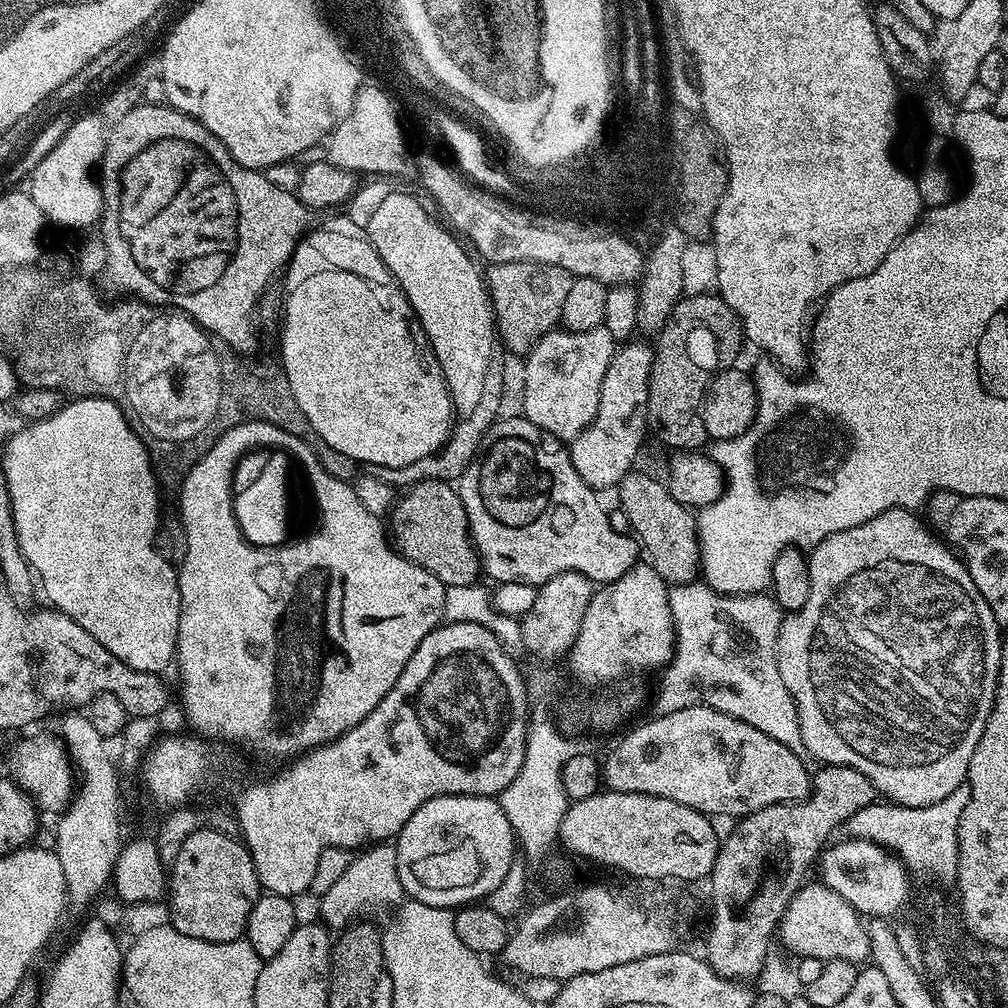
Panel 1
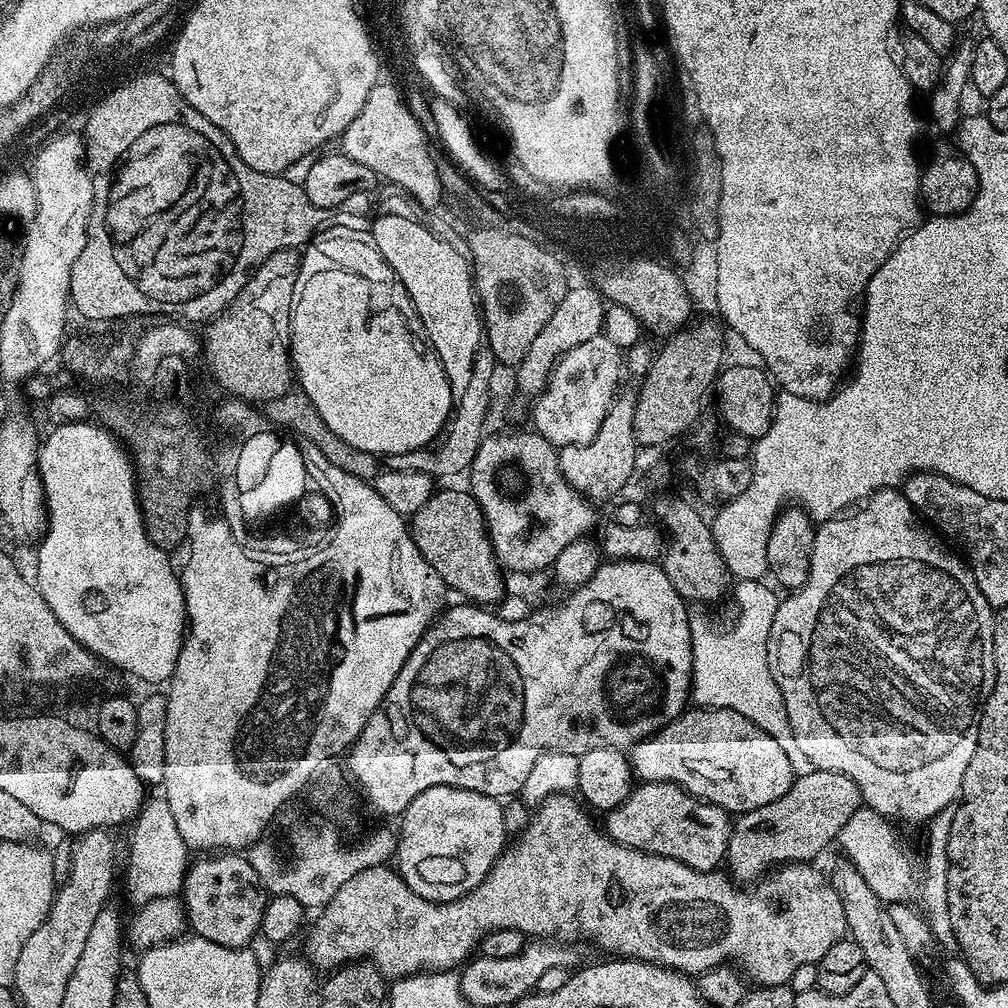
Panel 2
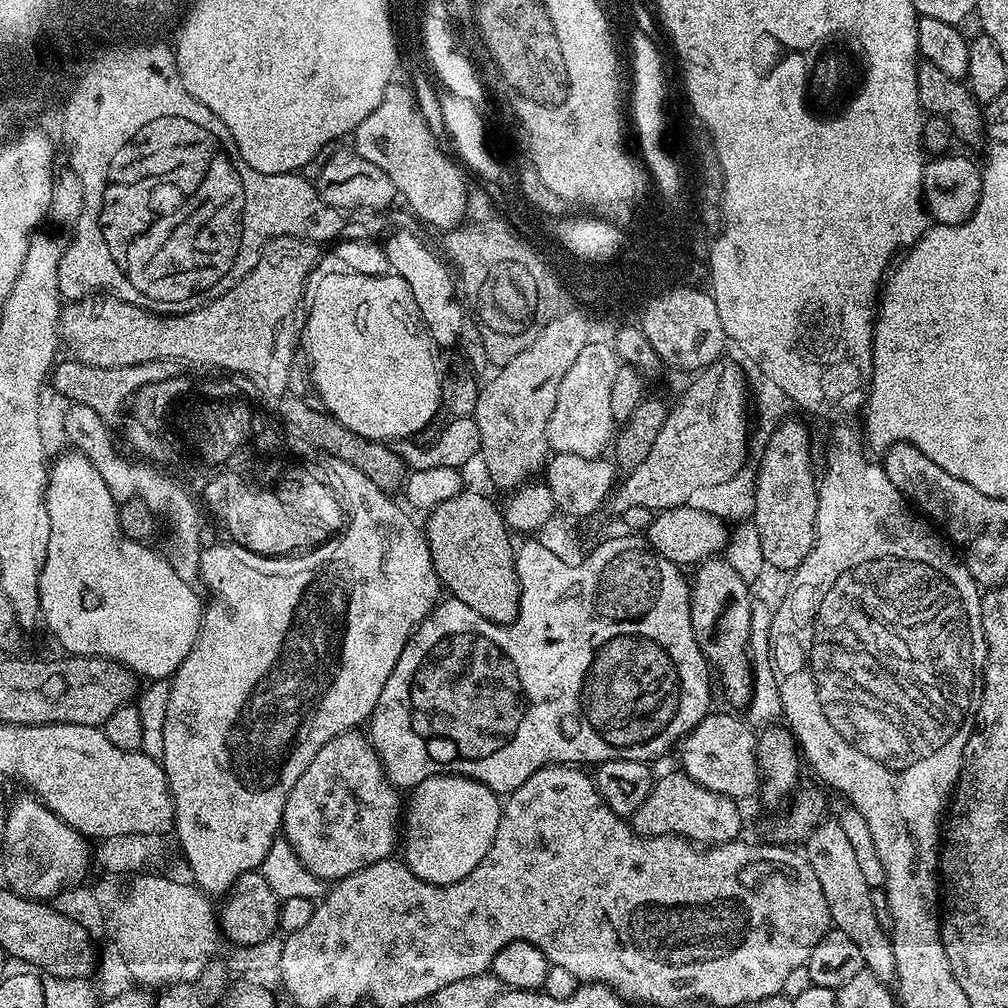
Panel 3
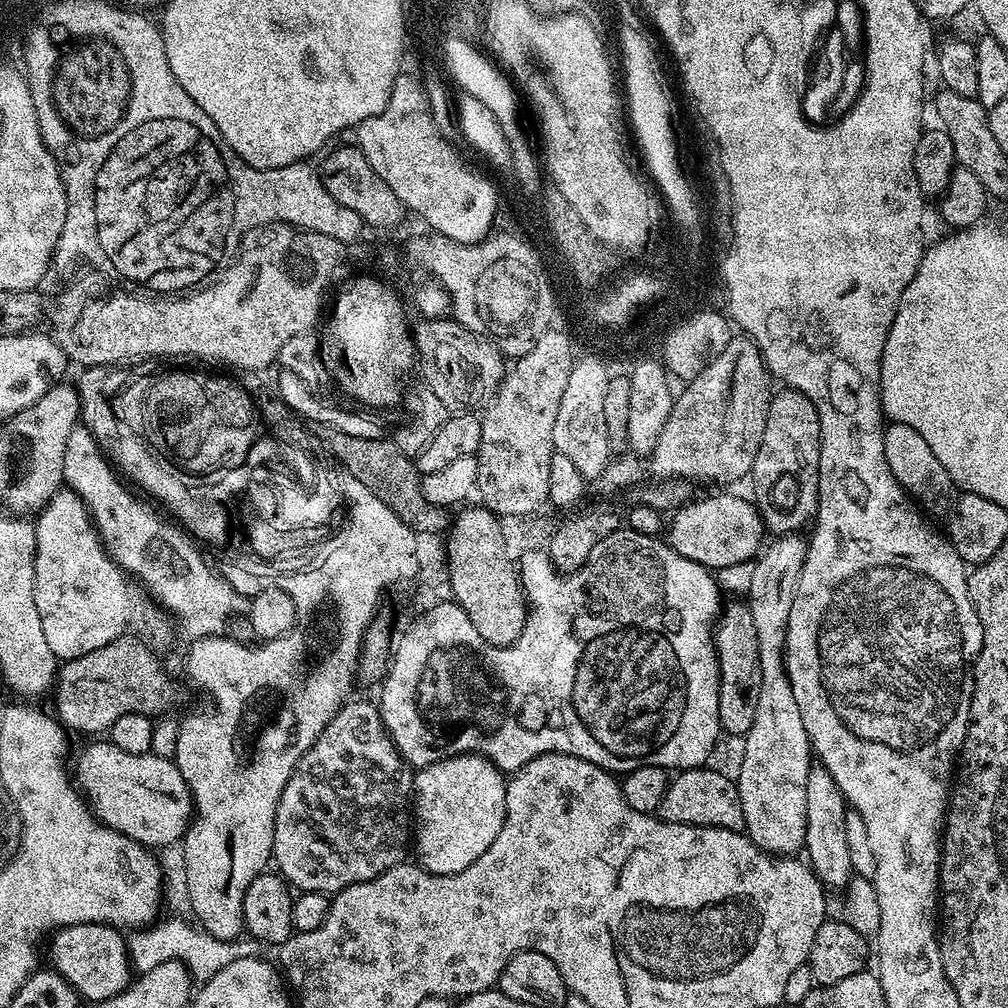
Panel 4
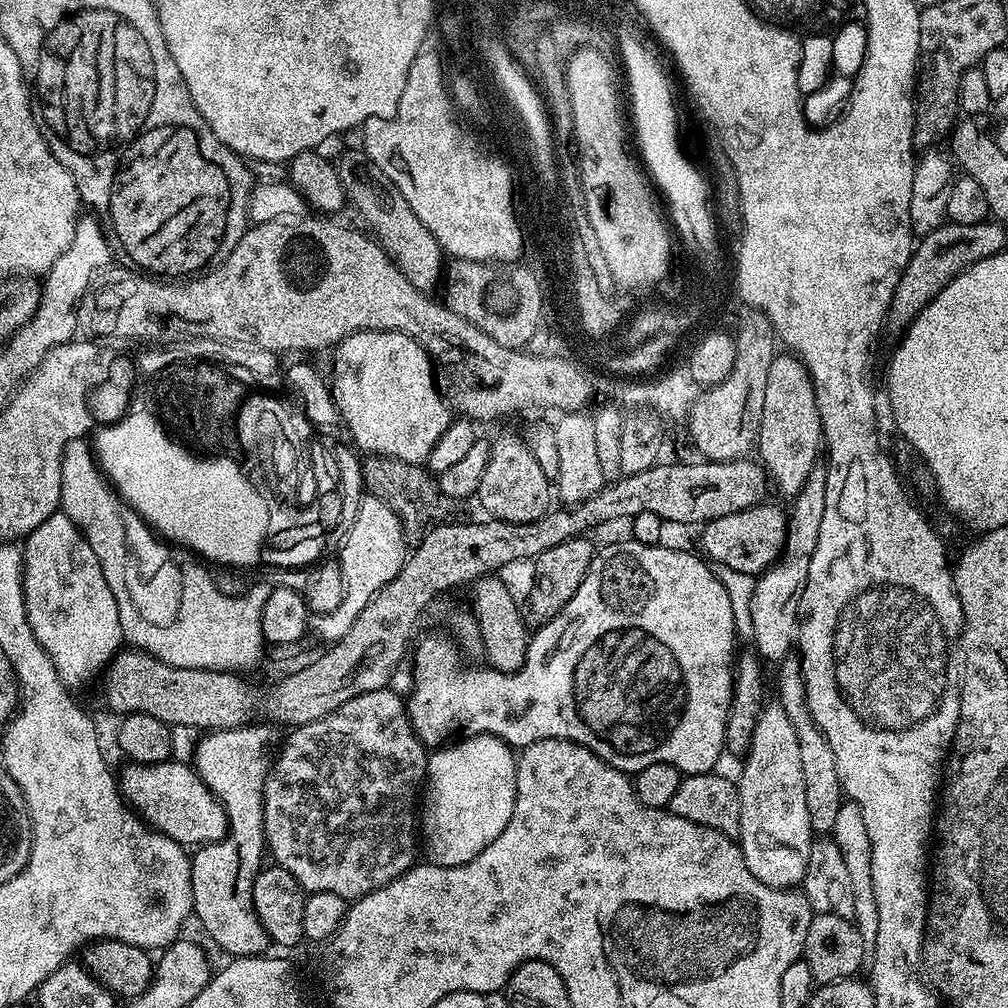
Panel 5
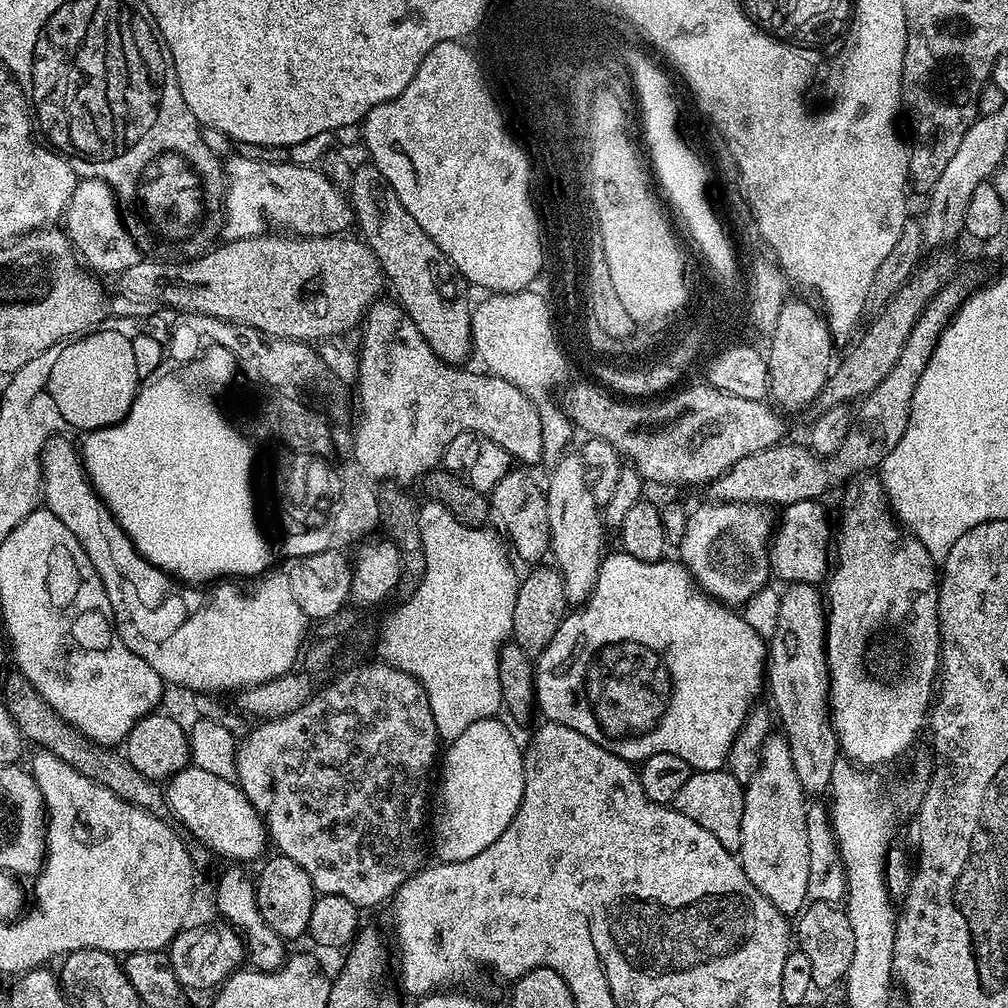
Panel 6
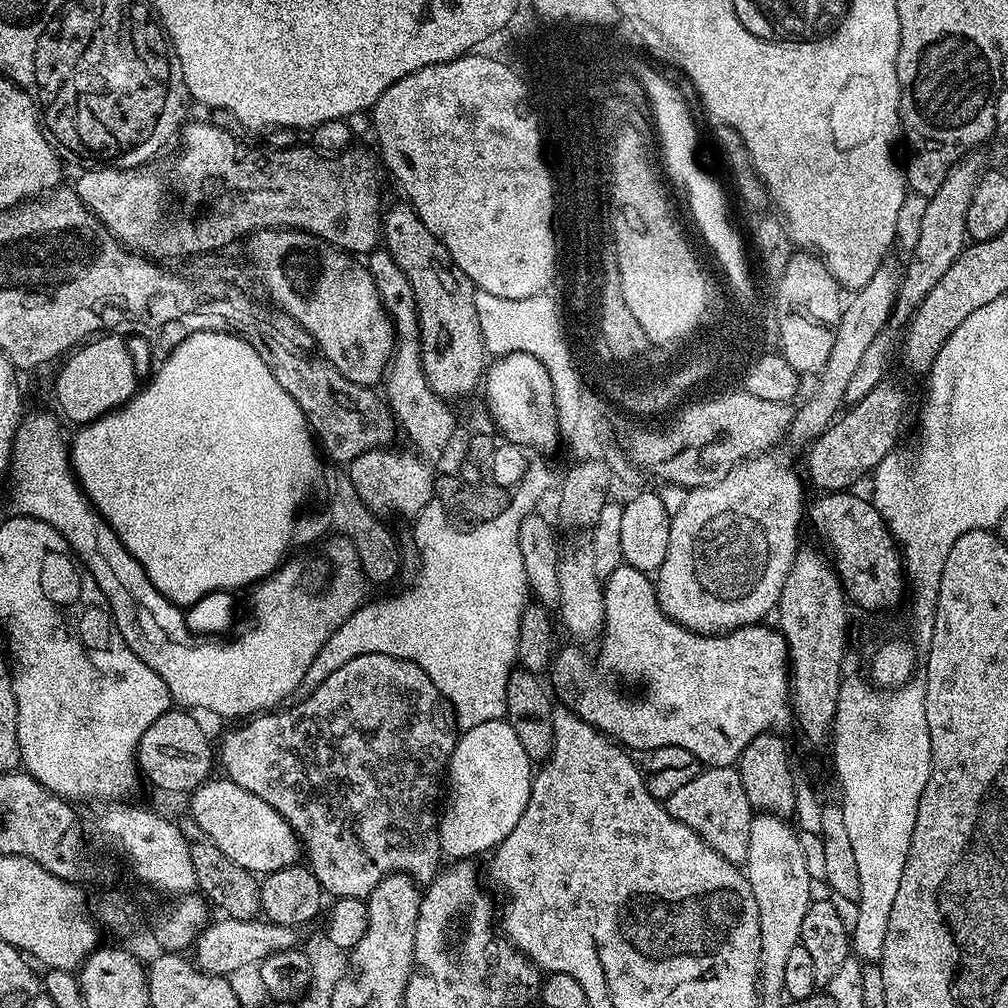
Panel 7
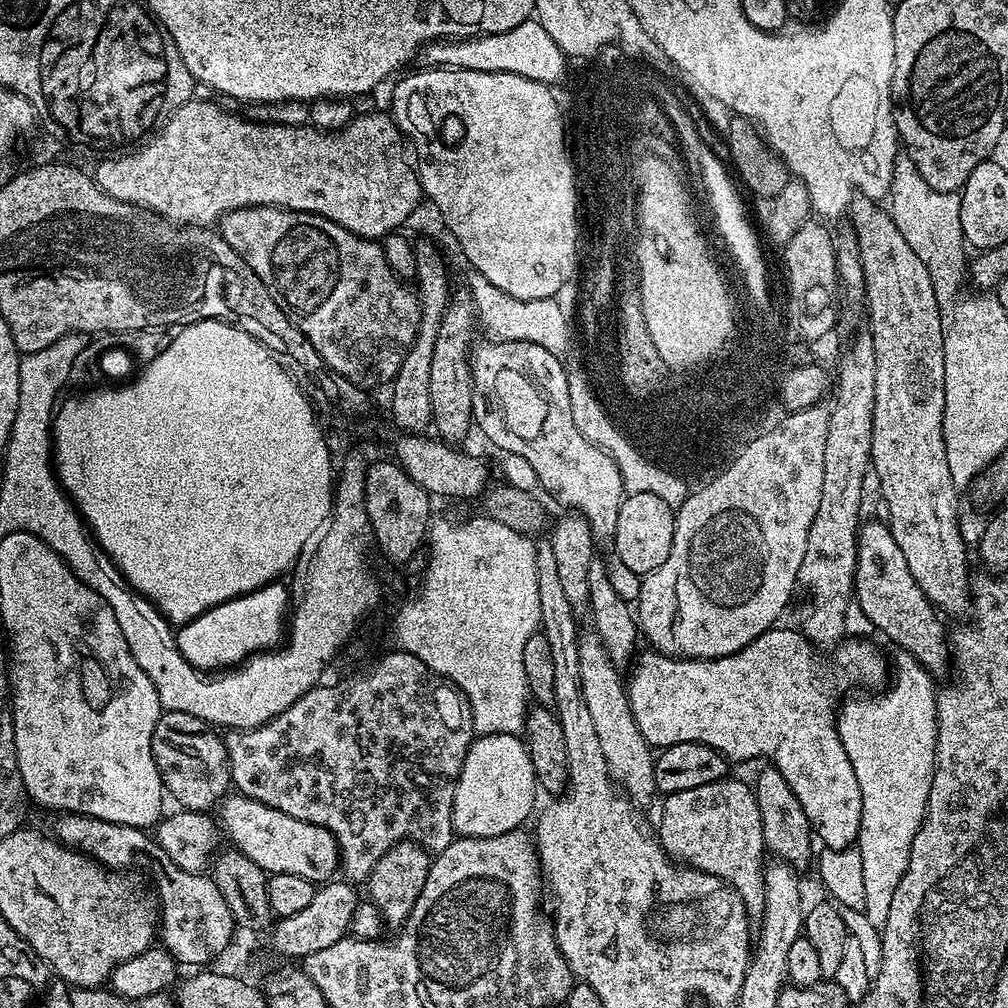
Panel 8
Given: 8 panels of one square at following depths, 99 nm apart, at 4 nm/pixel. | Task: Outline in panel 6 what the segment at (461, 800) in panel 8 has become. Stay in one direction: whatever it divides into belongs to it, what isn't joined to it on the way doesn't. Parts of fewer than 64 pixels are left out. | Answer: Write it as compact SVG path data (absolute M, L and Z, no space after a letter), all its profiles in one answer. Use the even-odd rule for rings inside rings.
M493 718L487 720L480 720L474 722L463 731L461 735L454 741L447 745L446 751L442 756L442 763L438 768L438 776L440 772L440 793L435 793L434 808L436 804L436 813L431 813L430 816L430 844L436 847L437 861L453 864L454 862L462 862L466 858L474 858L474 854L482 854L482 850L486 850L486 846L490 846L490 842L494 842L502 834L502 830L506 830L506 826L510 826L510 822L514 818L514 814L518 810L518 806L524 797L524 754L522 751L522 744L512 737L512 732L506 725L500 721L500 718Z

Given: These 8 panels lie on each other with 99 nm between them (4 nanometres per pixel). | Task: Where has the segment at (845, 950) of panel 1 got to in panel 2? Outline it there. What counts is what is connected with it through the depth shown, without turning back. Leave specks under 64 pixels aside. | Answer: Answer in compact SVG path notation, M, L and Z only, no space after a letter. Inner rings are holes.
M553 794L547 796L533 812L536 813L533 814L532 821L521 830L520 837L513 844L511 841L505 847L503 854L496 860L490 874L486 874L484 881L457 900L451 900L445 904L435 904L414 894L414 890L410 890L406 886L399 871L392 866L378 865L355 874L354 878L351 878L350 882L346 882L327 905L319 909L317 916L320 917L317 918L316 925L312 929L310 929L311 927L307 929L307 932L309 931L308 934L306 932L308 963L312 965L313 969L328 974L337 968L344 967L345 964L360 961L371 962L385 978L398 981L404 976L415 976L417 972L446 972L459 969L479 949L480 942L485 936L488 936L496 928L513 928L523 932L528 938L555 938L560 942L576 942L572 940L578 939L579 936L584 940L596 939L597 946L604 951L604 954L611 954L613 957L625 960L644 960L648 964L657 964L663 968L675 968L676 971L683 972L689 978L699 977L700 973L707 972L709 968L718 968L731 962L743 969L747 979L753 985L787 985L788 979L792 977L794 970L798 970L798 966L819 964L822 954L826 954L826 950L830 950L830 946L834 946L834 942L845 939L848 927L846 926L846 914L842 914L842 902L838 902L838 894L834 890L831 879L825 873L823 876L818 869L812 868L816 866L811 863L801 862L777 867L767 873L755 886L749 887L752 888L749 892L743 892L740 889L743 887L733 883L723 871L699 872L672 858L634 850L614 842L608 837L608 833L604 831L603 827L598 826L597 821L595 824L588 817L589 809L575 795Z

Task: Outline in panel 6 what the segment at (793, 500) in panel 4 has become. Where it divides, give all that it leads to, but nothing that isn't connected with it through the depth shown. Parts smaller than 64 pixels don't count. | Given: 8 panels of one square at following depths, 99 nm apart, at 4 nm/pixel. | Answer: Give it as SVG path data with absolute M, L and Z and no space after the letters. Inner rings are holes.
M788 298L781 306L777 324L770 332L772 341L766 347L768 390L775 407L785 413L812 405L822 386L826 386L834 367L834 341L827 323L817 313L816 316L802 301Z

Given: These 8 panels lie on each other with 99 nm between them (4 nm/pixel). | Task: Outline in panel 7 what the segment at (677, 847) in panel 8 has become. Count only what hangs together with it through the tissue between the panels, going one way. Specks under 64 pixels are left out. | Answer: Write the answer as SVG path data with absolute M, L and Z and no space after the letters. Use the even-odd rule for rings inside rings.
M705 767L697 776L690 778L686 786L678 786L678 790L668 796L666 807L674 819L690 826L690 830L718 850L722 858L737 866L745 863L754 809L750 798L746 798L746 790L742 790L742 778L735 767Z

